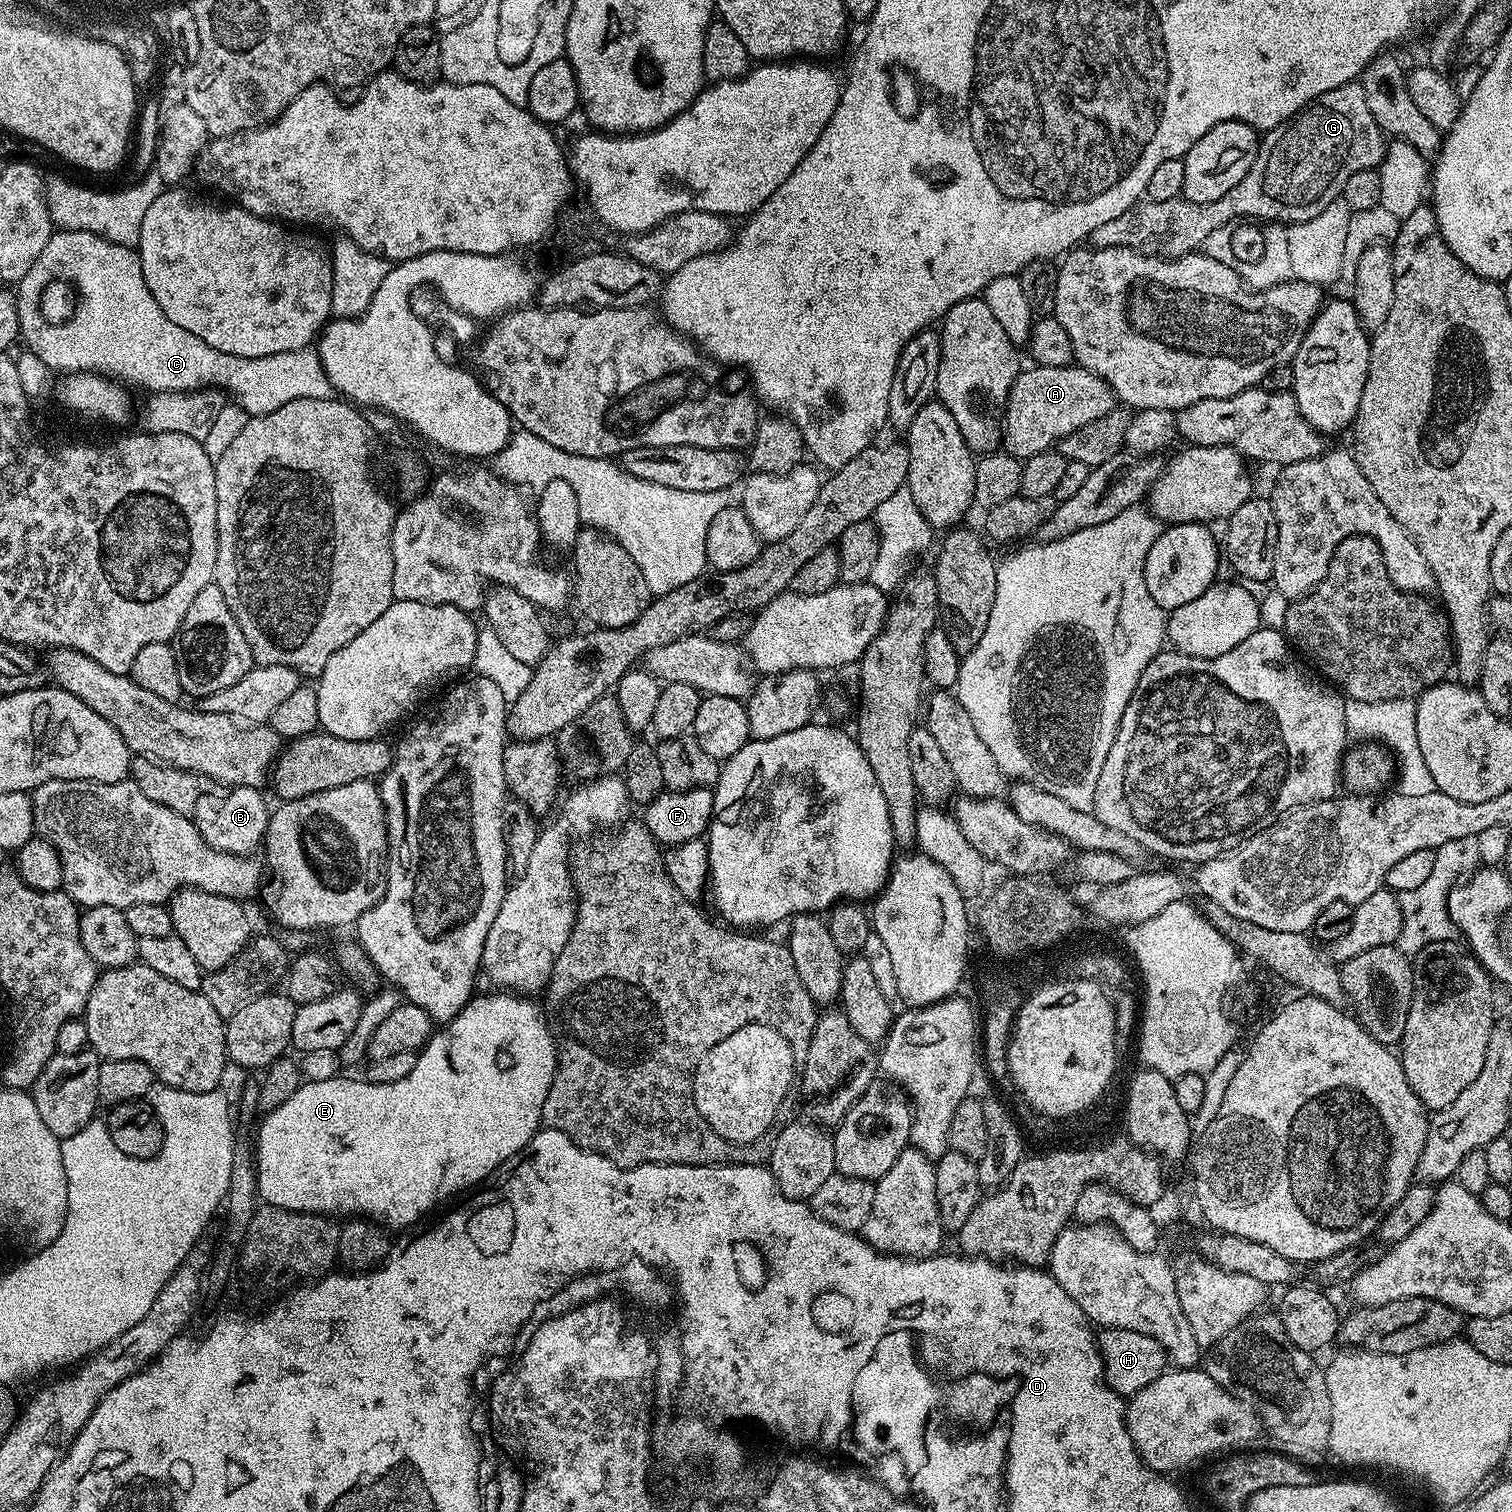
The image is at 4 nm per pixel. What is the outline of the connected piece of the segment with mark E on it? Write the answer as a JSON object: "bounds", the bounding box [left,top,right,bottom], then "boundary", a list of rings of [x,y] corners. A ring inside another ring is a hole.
{"bounds":[254,990,556,1229],"boundary":[[[507,990],[493,991],[493,996],[473,995],[467,1006],[454,1019],[443,1025],[444,1032],[433,1031],[428,1043],[420,1049],[414,1070],[398,1082],[373,1084],[366,1078],[361,1080],[327,1080],[326,1082],[304,1082],[282,1106],[263,1117],[260,1129],[254,1135],[257,1166],[257,1193],[264,1204],[285,1208],[287,1212],[315,1212],[329,1218],[371,1218],[385,1229],[408,1228],[416,1224],[435,1204],[463,1188],[475,1189],[495,1172],[499,1164],[518,1154],[536,1136],[542,1127],[542,1106],[546,1094],[554,1082],[556,1073],[556,1043],[541,1005],[532,998],[521,998]]]}

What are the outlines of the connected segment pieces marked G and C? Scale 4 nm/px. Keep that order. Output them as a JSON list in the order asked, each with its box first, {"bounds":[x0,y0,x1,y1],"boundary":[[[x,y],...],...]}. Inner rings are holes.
[{"bounds":[1091,82,1385,260],"boundary":[[[1359,82],[1343,84],[1334,90],[1326,90],[1326,94],[1318,94],[1318,98],[1295,112],[1286,122],[1267,129],[1246,178],[1242,178],[1242,182],[1238,182],[1238,186],[1234,186],[1230,194],[1218,198],[1218,202],[1195,204],[1183,198],[1170,202],[1154,202],[1142,198],[1134,206],[1130,206],[1126,214],[1118,214],[1118,218],[1098,226],[1098,230],[1091,234],[1091,247],[1131,248],[1143,252],[1145,256],[1177,260],[1179,256],[1191,256],[1197,250],[1203,249],[1206,238],[1210,238],[1214,230],[1231,225],[1237,218],[1251,218],[1256,222],[1279,222],[1284,226],[1306,222],[1322,214],[1322,210],[1326,210],[1330,202],[1341,199],[1346,178],[1350,178],[1350,174],[1358,174],[1358,170],[1367,168],[1378,169],[1383,162],[1385,147],[1385,133],[1380,131],[1378,122],[1374,122],[1370,106],[1366,106],[1366,94],[1362,86]]]},{"bounds":[15,228,334,417],"boundary":[[[73,228],[53,231],[46,246],[42,246],[42,254],[34,258],[34,266],[30,266],[30,270],[18,282],[15,293],[20,335],[27,351],[33,352],[39,360],[46,362],[46,366],[56,374],[94,372],[115,378],[128,386],[137,384],[140,388],[149,388],[147,391],[152,394],[221,389],[241,408],[245,408],[249,417],[270,414],[278,410],[278,406],[286,406],[286,402],[294,402],[298,398],[329,398],[334,392],[332,383],[326,378],[320,353],[315,347],[299,348],[293,352],[267,356],[264,360],[255,360],[214,350],[214,346],[206,346],[206,342],[190,334],[190,330],[182,330],[182,326],[174,326],[174,322],[170,322],[170,318],[162,314],[162,306],[154,302],[154,294],[150,294],[146,286],[139,251],[136,248],[122,246],[118,242],[110,242],[93,232]],[[52,274],[58,274],[58,282],[67,282],[70,274],[70,278],[71,276],[76,278],[74,288],[82,288],[82,295],[78,297],[82,302],[82,308],[76,308],[78,314],[70,314],[61,324],[51,324],[40,313],[40,299],[45,295],[42,284],[48,284],[48,278]],[[112,276],[116,276],[116,282],[120,282],[120,336],[118,336],[120,348],[106,348],[106,320],[110,320],[110,292],[114,294],[116,290],[116,282],[110,280]]]}]

